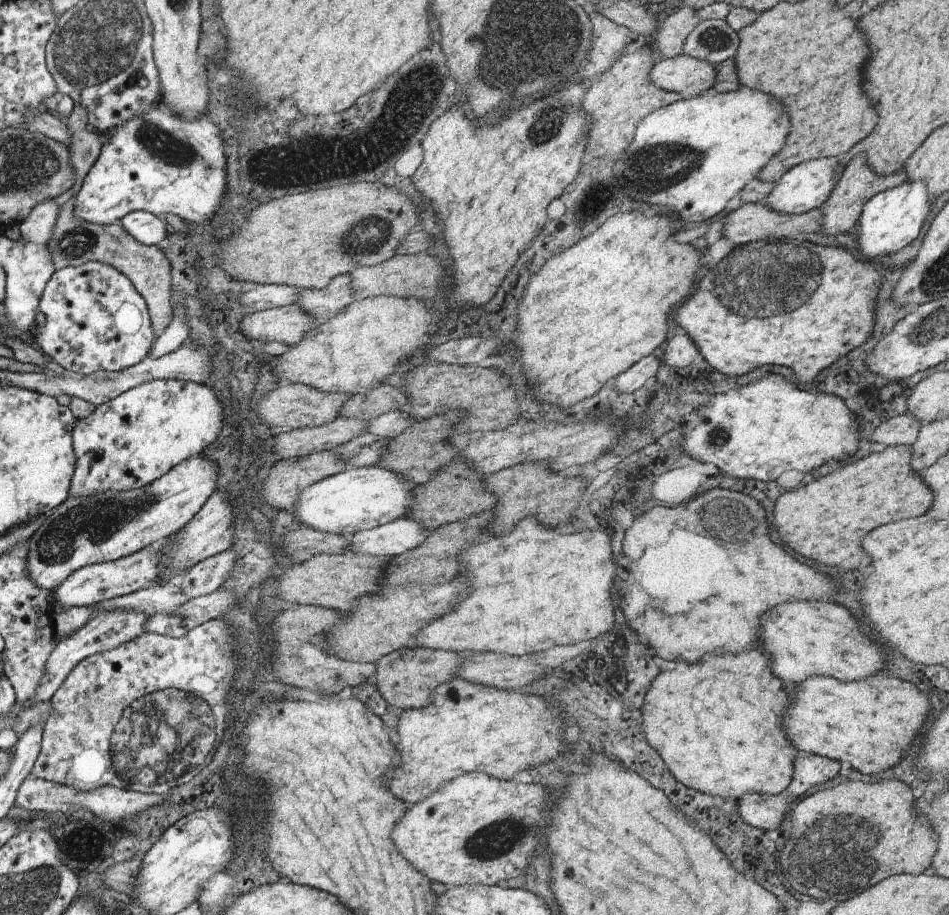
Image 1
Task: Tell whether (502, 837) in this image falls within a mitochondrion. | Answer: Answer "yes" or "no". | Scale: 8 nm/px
yes

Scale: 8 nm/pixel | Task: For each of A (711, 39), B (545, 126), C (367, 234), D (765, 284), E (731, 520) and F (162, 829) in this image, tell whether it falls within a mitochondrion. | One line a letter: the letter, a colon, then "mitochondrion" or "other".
A: mitochondrion
B: mitochondrion
C: mitochondrion
D: mitochondrion
E: mitochondrion
F: other

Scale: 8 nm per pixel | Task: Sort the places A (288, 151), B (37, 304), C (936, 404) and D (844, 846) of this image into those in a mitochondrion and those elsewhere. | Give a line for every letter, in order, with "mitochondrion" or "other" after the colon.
A: mitochondrion
B: other
C: other
D: mitochondrion

